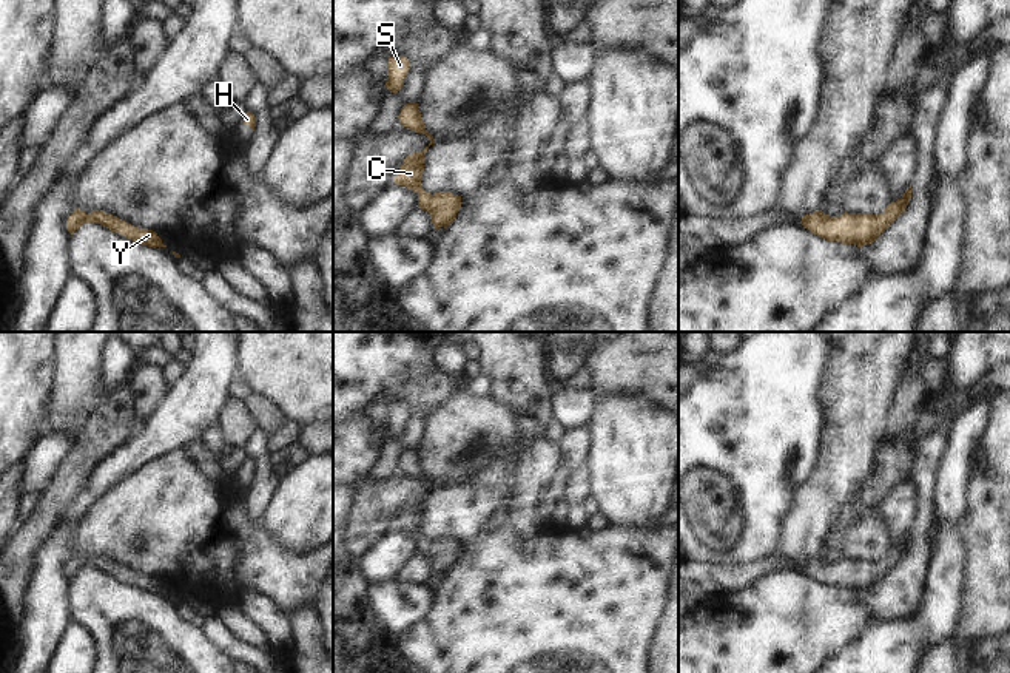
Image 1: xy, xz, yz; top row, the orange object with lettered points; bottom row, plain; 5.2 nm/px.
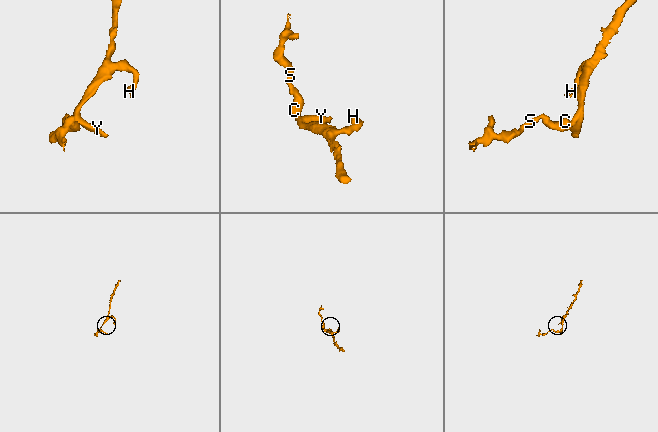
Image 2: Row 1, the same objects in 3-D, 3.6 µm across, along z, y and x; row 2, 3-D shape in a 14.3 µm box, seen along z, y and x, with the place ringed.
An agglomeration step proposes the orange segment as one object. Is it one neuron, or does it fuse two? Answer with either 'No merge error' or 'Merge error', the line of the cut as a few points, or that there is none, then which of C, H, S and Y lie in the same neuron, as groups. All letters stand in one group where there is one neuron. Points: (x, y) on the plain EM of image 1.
No merge error. No split. Groups: C H S Y

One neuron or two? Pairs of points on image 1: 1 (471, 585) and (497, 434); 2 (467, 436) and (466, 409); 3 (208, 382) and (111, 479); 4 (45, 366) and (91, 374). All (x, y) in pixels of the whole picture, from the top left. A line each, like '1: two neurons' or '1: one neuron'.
1: two neurons
2: one neuron
3: one neuron
4: two neurons

